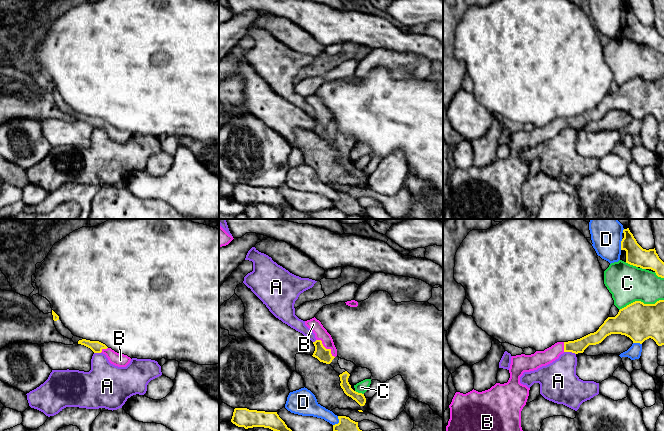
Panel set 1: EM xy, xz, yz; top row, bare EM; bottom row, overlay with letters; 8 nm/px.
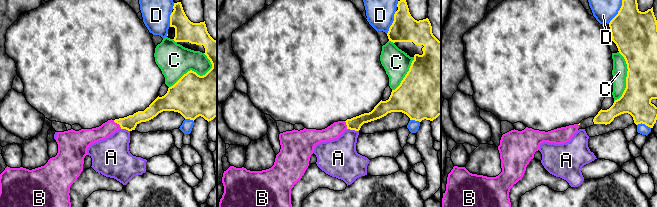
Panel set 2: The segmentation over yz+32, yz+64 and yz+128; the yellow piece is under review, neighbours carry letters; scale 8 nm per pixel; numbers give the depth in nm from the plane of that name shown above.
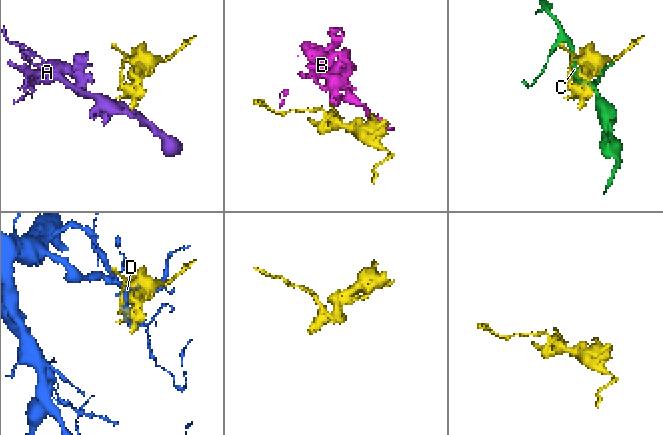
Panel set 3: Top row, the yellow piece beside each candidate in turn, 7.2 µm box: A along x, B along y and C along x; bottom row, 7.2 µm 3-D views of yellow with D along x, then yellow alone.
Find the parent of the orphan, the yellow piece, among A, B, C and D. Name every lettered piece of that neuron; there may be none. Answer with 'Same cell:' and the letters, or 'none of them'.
Same cell: B

